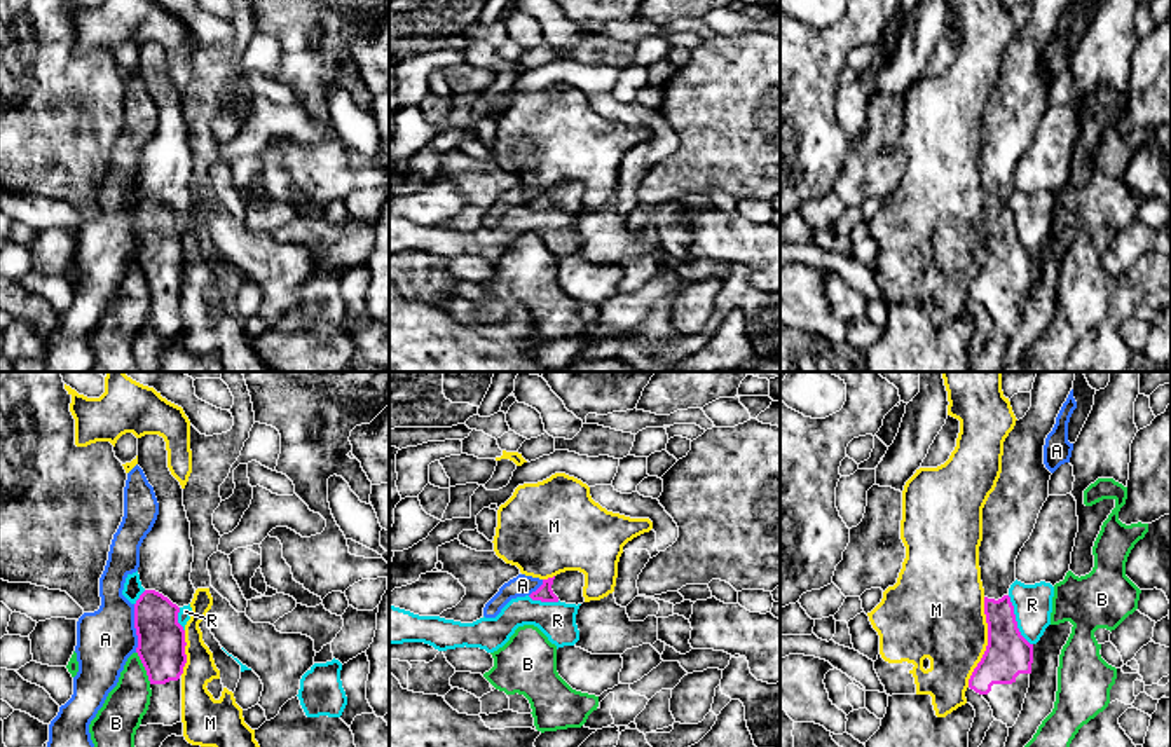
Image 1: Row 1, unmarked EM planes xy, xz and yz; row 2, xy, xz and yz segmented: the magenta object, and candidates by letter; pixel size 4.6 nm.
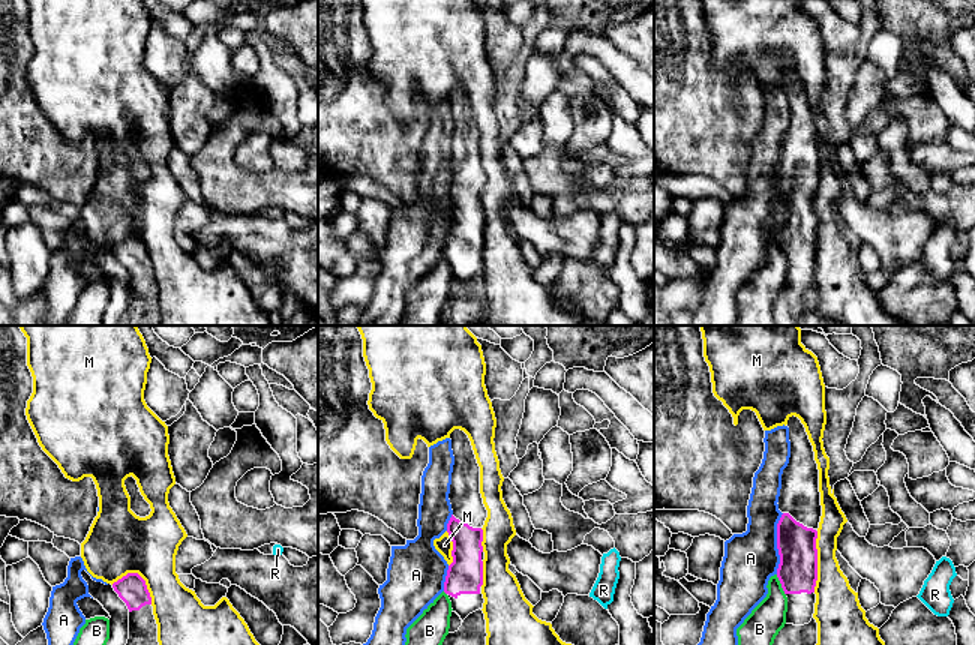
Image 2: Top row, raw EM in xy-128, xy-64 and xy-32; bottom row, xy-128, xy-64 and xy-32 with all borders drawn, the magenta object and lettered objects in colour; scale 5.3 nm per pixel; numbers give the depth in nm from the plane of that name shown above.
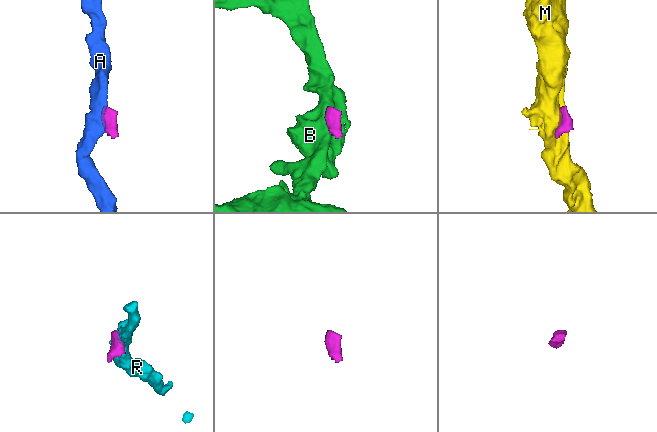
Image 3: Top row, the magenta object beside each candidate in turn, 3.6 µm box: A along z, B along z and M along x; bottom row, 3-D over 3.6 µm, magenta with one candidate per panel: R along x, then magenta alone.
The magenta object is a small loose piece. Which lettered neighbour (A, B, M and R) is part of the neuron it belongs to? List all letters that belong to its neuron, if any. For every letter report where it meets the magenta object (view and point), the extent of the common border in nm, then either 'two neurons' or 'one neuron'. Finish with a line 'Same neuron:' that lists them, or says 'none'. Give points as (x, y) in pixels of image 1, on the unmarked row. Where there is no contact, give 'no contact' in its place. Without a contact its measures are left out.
A: xy (135, 236) | 220 nm | two neurons
B: xy (143, 274) | 170 nm | two neurons
M: yz (988, 252) | 420 nm | two neurons
R: yz (1014, 229) | 260 nm | two neurons
Same neuron: none

